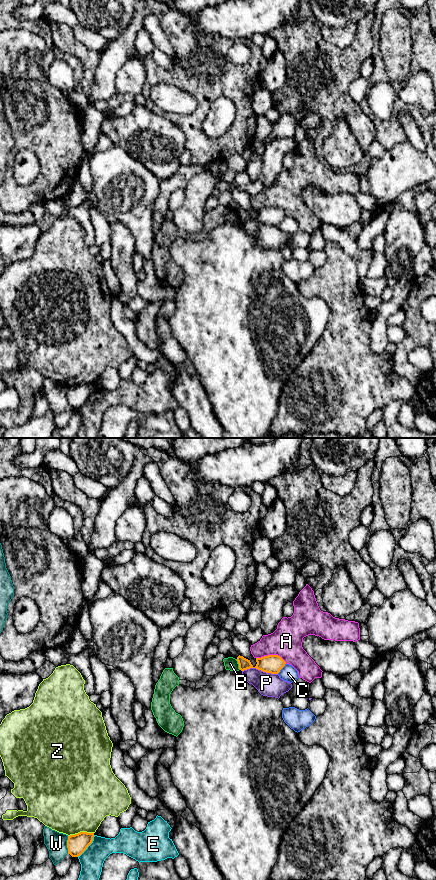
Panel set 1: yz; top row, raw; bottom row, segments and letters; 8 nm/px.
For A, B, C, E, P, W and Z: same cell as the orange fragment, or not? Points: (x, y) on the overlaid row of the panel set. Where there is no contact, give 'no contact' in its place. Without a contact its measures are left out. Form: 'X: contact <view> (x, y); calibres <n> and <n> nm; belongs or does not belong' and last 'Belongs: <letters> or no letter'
A: contact yz (271, 655); calibres 150 and 260 nm; does not belong
B: contact yz (238, 663); calibres 140 and 110 nm; does not belong
C: contact yz (282, 667); calibres 150 and 130 nm; does not belong
E: contact yz (88, 845); calibres 160 and 190 nm; does not belong
P: contact yz (260, 669); calibres 150 and 190 nm; does not belong
W: contact yz (67, 845); calibres 160 and 170 nm; does not belong
Z: contact yz (80, 832); calibres 160 and 500 nm; does not belong
Belongs: no letter

